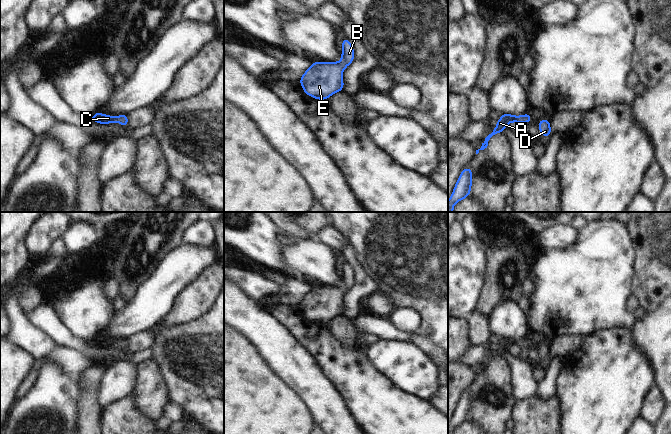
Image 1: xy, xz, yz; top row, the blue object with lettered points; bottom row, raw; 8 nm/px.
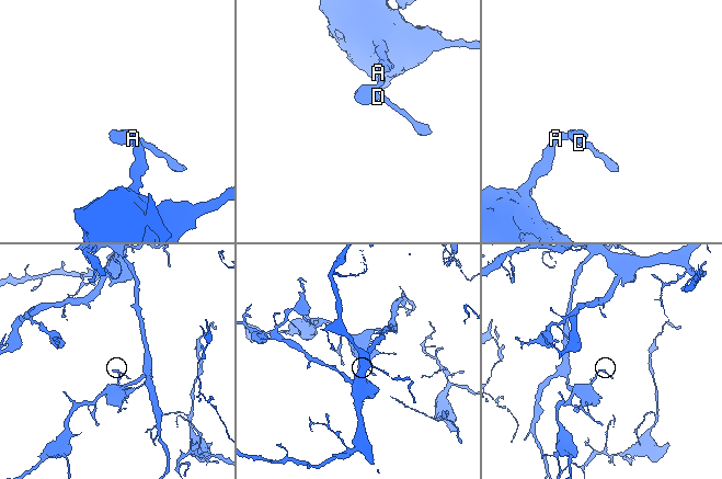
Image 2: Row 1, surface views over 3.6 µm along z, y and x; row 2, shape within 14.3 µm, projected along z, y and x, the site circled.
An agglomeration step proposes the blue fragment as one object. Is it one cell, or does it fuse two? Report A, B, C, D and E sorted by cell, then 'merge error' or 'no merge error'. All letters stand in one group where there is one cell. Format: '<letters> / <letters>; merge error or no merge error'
A B C D E; no merge error

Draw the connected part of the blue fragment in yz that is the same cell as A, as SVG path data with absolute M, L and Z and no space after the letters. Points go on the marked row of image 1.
M527 113L525 115L520 115L520 116L514 116L511 114L502 114L500 116L499 121L497 122L497 125L495 129L490 133L487 134L484 138L484 142L482 143L482 146L480 149L476 150L476 154L479 153L480 150L484 150L488 146L488 141L497 133L503 132L504 129L508 128L507 124L511 122L517 122L522 124L523 122L529 124L531 121L531 115L530 113Z

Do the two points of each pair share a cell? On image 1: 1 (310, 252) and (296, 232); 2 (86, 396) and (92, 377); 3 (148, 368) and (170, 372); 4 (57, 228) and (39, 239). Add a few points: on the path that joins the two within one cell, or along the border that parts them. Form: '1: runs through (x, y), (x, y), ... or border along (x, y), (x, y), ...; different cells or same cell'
1: border along (310, 237), (291, 240); different cells
2: runs through (88, 391), (88, 382); same cell
3: border along (151, 358), (156, 363), (168, 392); different cells
4: runs through (53, 228), (50, 228), (43, 235); same cell

